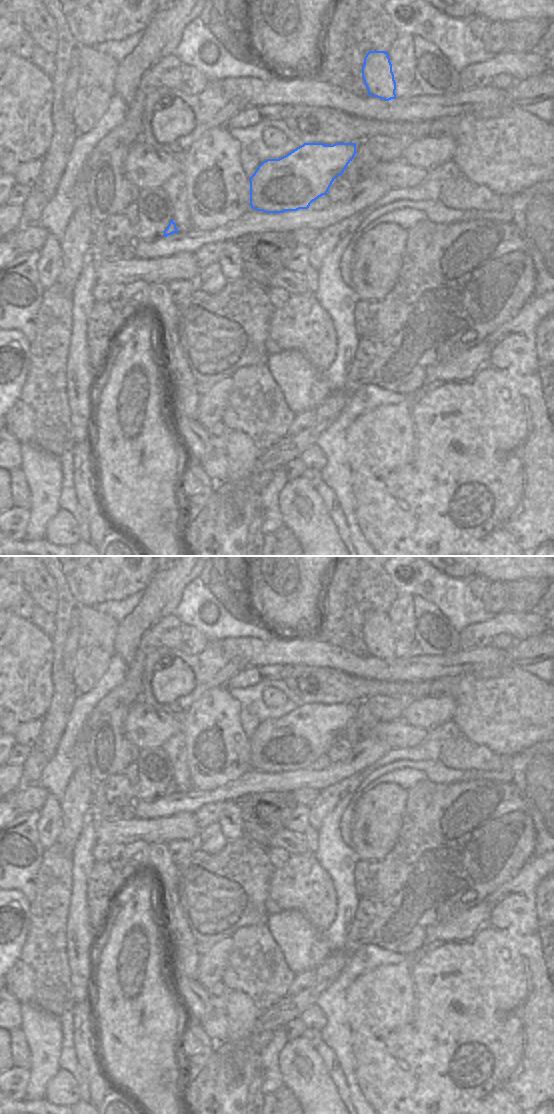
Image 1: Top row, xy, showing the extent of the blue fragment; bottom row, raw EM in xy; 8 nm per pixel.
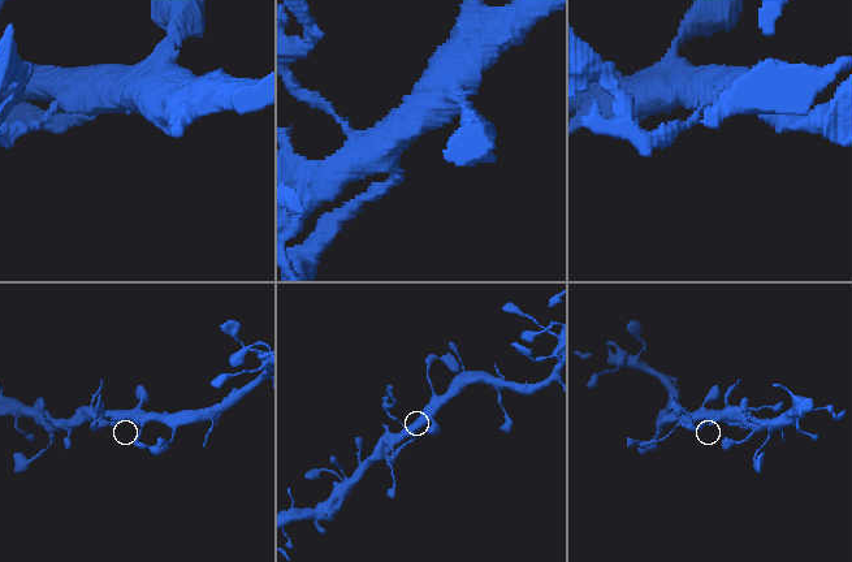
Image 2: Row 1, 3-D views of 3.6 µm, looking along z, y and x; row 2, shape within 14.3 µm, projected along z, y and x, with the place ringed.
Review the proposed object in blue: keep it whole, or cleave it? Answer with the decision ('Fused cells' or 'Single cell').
Fused cells.

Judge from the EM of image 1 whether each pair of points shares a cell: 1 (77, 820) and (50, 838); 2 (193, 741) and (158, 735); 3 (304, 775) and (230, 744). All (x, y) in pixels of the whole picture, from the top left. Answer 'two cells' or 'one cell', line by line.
1: two cells
2: two cells
3: two cells

